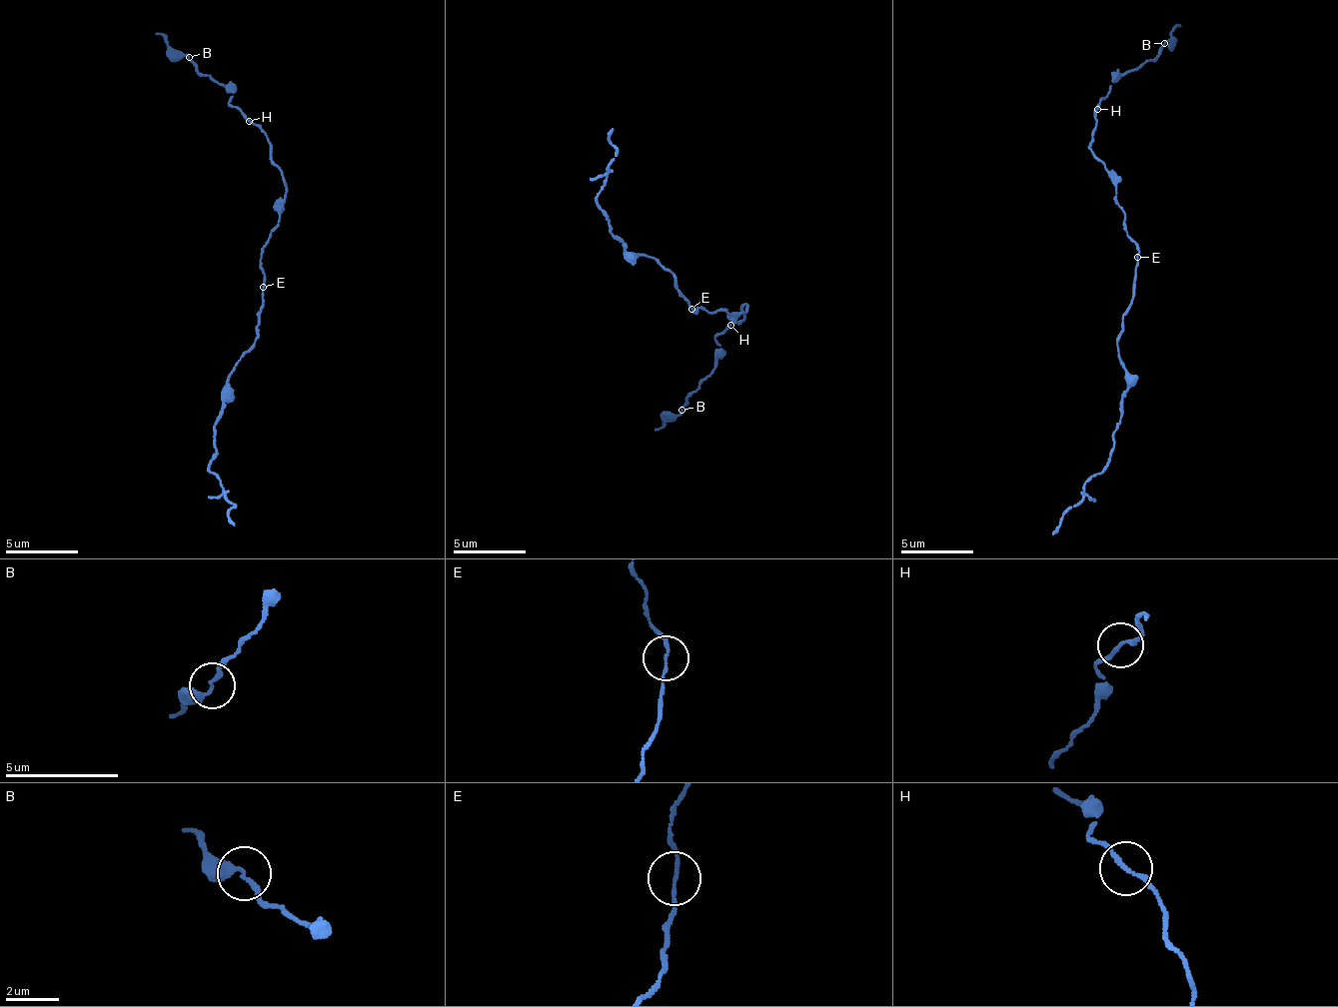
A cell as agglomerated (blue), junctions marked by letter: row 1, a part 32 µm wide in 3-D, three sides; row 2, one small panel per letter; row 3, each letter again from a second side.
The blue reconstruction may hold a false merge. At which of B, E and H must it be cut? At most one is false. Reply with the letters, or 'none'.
none

